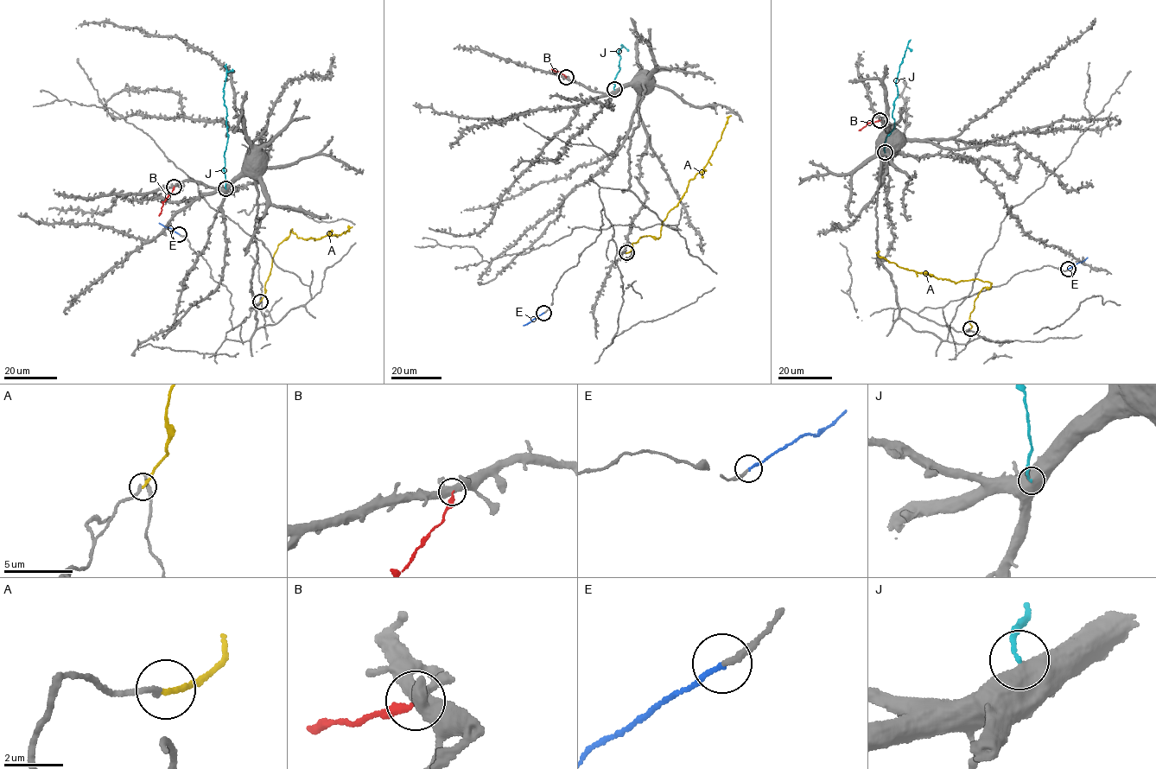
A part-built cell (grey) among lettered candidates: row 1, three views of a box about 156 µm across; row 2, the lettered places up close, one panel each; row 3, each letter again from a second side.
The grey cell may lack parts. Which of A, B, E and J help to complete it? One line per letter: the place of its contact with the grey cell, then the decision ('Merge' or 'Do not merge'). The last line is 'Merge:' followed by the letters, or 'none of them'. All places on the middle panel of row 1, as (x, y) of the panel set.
A: Touches grey at (626, 252). Merge
B: Touches grey at (566, 77). Do not merge
E: Touches grey at (543, 313). Merge
J: Touches grey at (614, 89). Do not merge
Merge: A, E

